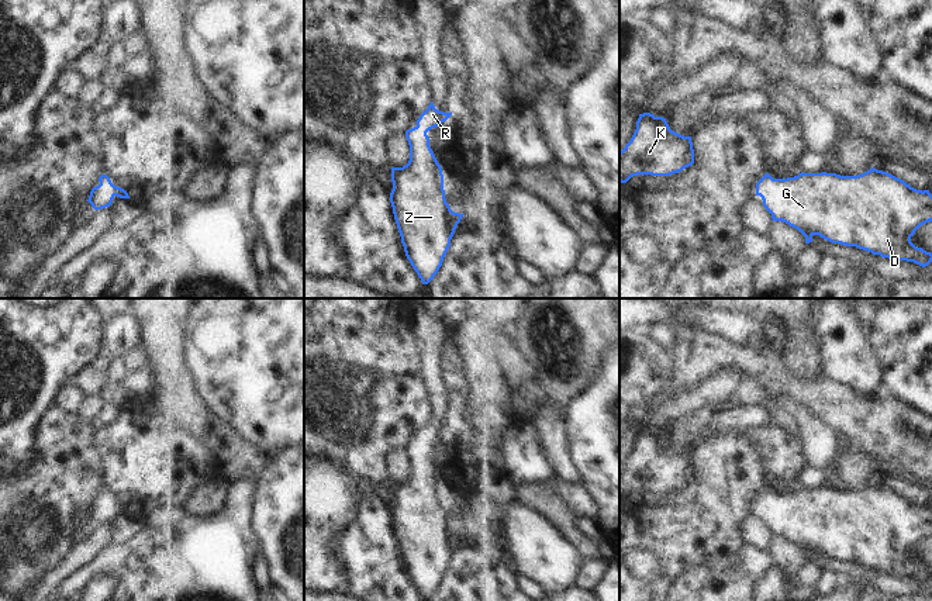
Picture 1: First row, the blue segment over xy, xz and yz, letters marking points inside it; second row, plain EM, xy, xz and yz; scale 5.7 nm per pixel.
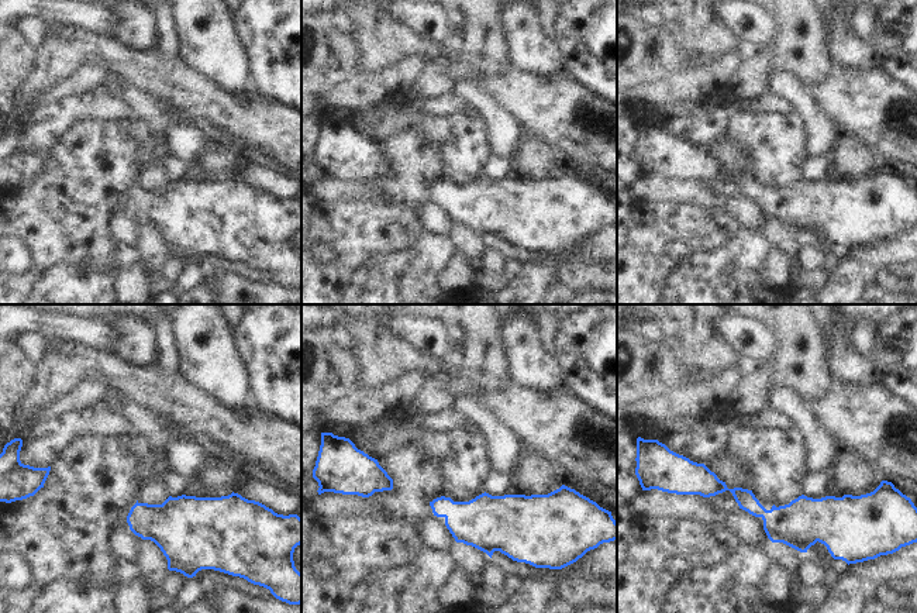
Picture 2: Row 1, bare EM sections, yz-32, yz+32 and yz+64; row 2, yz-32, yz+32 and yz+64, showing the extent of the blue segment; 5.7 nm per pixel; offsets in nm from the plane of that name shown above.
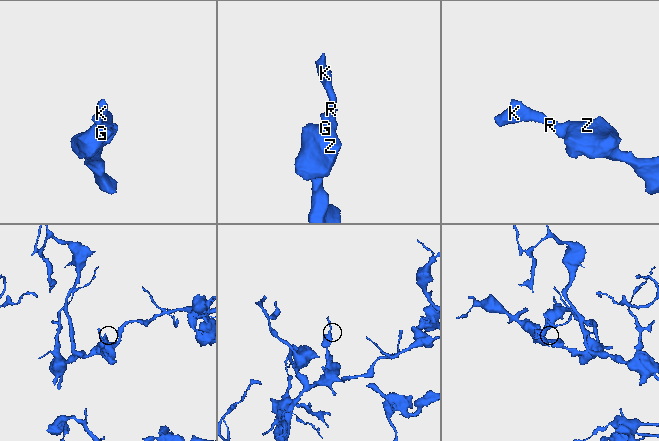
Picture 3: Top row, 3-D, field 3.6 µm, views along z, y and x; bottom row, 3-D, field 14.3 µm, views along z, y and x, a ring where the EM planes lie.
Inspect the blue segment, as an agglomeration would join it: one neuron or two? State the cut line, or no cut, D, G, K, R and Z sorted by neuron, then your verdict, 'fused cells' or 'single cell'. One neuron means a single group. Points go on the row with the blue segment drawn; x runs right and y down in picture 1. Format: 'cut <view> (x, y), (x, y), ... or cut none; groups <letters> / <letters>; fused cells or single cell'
cut none; groups D G K R Z; single cell

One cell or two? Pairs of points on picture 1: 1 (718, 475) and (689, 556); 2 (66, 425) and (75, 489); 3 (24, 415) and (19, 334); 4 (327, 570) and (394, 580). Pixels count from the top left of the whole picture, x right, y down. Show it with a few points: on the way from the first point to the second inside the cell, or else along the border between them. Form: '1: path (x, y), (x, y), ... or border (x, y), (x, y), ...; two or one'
1: path (718, 494), (706, 525), (694, 536); one
2: path (66, 441), (69, 473); one
3: path (24, 396), (27, 390), (23, 386), (20, 353); one
4: border (334, 542), (334, 555), (344, 570), (348, 586); two

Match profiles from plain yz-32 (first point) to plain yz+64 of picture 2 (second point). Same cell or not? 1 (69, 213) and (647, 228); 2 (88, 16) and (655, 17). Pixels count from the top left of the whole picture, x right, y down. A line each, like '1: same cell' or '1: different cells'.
1: same cell
2: different cells

